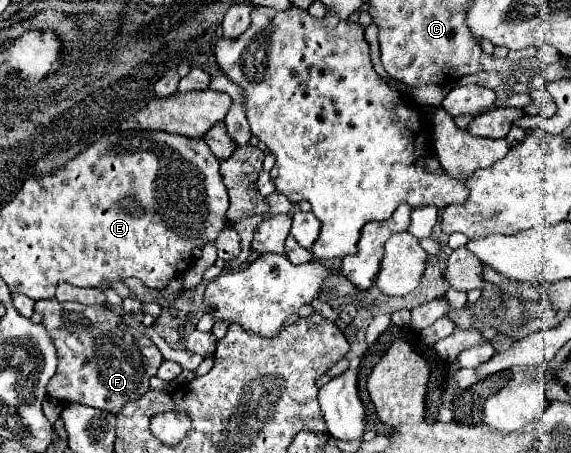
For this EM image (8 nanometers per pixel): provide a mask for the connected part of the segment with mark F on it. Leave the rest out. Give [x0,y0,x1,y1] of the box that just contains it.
[36,300,164,412]

